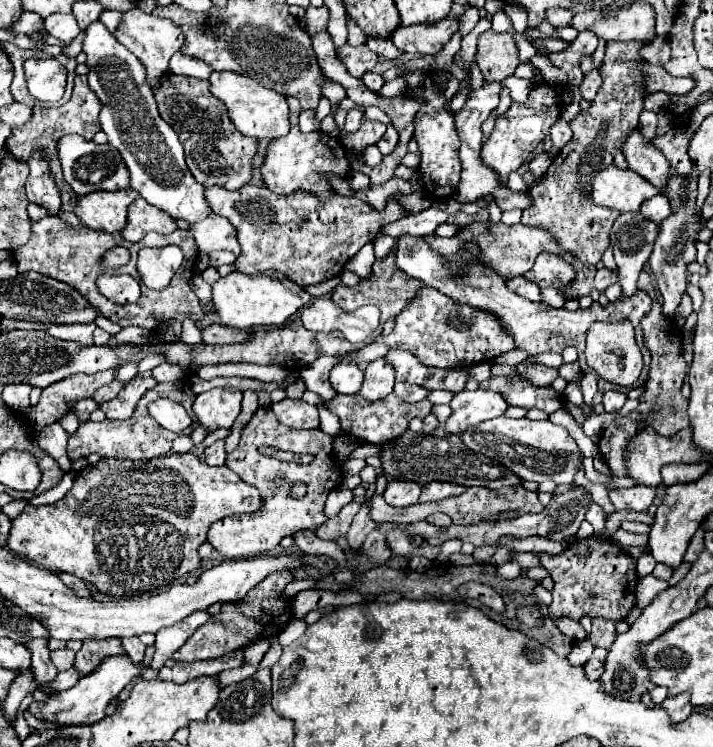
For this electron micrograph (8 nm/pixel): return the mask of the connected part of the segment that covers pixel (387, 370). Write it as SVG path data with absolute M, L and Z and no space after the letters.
M374 360L364 370L364 382L362 382L358 396L374 402L374 400L388 396L392 392L392 388L394 388L392 366L384 364L384 360Z

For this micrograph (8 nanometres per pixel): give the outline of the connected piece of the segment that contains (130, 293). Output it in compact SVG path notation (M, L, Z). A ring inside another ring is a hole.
M100 276L96 280L100 292L114 300L116 304L130 304L136 302L140 296L140 286L132 276Z

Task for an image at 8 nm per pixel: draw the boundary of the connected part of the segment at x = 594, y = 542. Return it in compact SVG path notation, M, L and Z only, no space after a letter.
M582 538L568 544L560 554L536 554L540 566L544 566L552 580L552 604L548 606L550 618L556 622L560 618L580 620L582 616L604 618L604 620L624 620L636 606L636 560L626 554L612 538Z

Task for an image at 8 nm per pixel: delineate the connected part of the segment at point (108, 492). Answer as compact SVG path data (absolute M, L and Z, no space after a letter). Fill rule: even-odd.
M186 452L186 454L170 454L166 458L150 458L150 460L118 460L118 464L94 464L94 466L86 466L82 472L78 472L72 490L58 502L54 504L46 504L46 506L32 506L28 504L22 514L18 514L12 520L12 528L8 534L8 548L12 552L16 552L18 556L24 556L26 560L32 560L32 564L40 566L40 568L48 568L50 572L62 574L74 574L80 580L84 580L86 584L94 586L96 590L110 594L110 596L140 596L144 592L156 592L160 588L166 588L168 584L180 580L184 574L196 570L200 566L200 556L198 556L198 546L206 540L206 532L208 528L226 516L234 516L234 514L242 514L242 512L256 512L262 506L262 498L260 492L246 484L234 470L230 470L226 464L224 466L208 466L204 462L200 462L196 458L196 454Z

